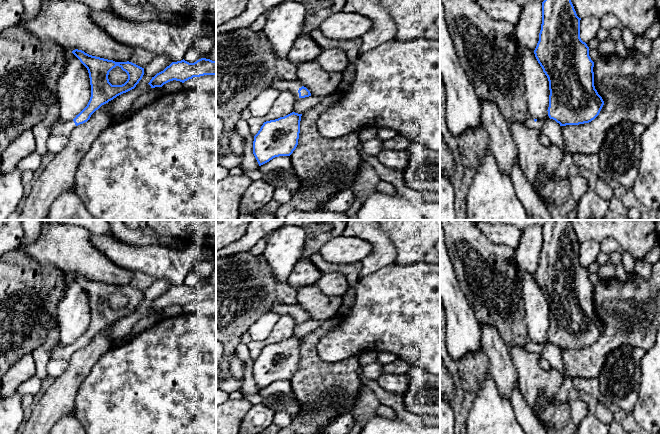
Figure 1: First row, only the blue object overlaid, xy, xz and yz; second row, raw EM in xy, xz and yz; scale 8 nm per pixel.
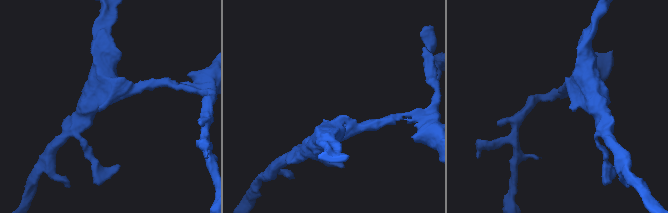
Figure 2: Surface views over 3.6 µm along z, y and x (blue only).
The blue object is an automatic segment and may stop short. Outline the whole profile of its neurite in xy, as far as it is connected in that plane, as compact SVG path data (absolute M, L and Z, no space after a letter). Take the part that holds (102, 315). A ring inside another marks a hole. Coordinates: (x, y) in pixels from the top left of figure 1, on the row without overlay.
M78 273L73 274L72 277L88 294L91 321L87 330L74 343L64 347L57 345L50 350L50 357L54 360L69 360L76 350L87 346L102 329L134 313L144 299L144 292L129 285L115 286L89 279ZM116 290L128 299L127 305L122 309L112 309L108 303L109 296Z

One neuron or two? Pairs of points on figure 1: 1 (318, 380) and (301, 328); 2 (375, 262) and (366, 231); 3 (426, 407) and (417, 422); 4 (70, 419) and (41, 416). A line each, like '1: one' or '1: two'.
1: two
2: one
3: two
4: two

